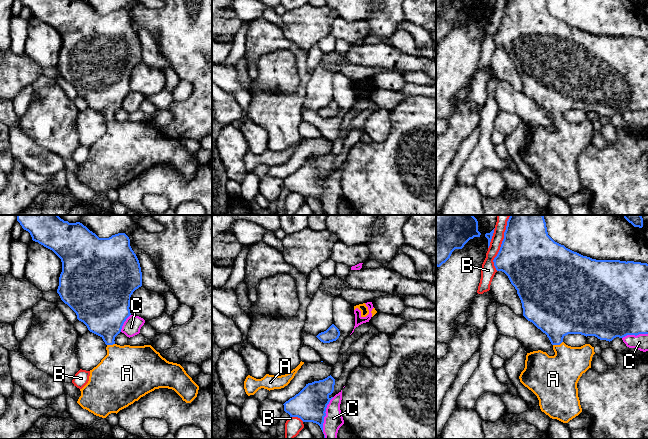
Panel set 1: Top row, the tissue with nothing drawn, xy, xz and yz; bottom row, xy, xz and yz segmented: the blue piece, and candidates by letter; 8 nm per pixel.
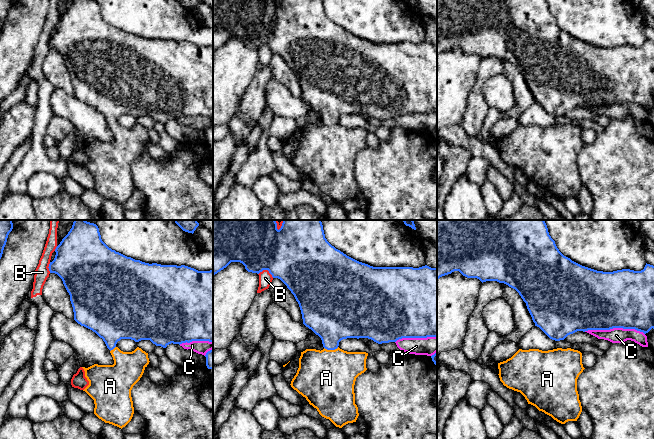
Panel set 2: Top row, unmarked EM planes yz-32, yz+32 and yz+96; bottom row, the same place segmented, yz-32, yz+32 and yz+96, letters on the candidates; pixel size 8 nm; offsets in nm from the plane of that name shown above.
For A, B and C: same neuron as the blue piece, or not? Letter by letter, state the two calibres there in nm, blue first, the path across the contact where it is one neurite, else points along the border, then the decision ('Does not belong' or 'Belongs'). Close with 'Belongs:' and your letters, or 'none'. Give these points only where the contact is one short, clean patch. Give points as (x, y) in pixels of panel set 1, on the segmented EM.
A: Thickness 380 nm (blue) against 320 nm. Path across: yz (557, 313), (557, 344), (558, 375). Belongs
B: Thickness 460 nm (blue) against 120 nm. Does not belong
C: Thickness 260 nm (blue) against 150 nm. Does not belong
Belongs: A

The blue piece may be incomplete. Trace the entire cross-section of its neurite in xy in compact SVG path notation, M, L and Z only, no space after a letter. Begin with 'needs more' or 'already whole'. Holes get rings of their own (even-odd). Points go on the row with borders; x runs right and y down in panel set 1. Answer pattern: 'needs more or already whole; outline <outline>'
needs more; outline M17 215L17 221L28 231L32 240L52 250L62 262L62 272L59 277L57 293L83 322L88 330L100 336L107 345L107 355L101 362L90 370L88 383L80 389L81 396L77 403L96 416L106 418L111 413L138 401L141 397L159 388L174 390L183 401L191 403L198 394L199 386L177 363L163 358L151 345L120 346L115 343L115 337L121 332L126 319L131 315L130 301L133 292L142 286L142 272L139 260L130 246L130 239L125 233L118 233L109 238L99 238L80 222L69 223L58 215Z

